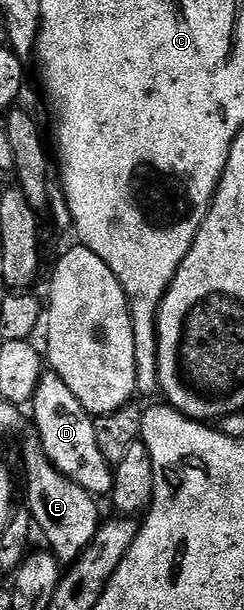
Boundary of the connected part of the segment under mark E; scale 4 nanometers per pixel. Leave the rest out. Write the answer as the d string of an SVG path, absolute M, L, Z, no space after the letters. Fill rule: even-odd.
M28 431L24 437L24 473L28 476L26 508L32 517L32 524L37 527L38 531L41 531L46 539L49 552L54 554L61 566L67 567L80 557L82 551L93 541L94 535L102 524L100 509L96 506L97 498L56 470L54 463L50 463L46 451L40 445L40 436L34 431Z

